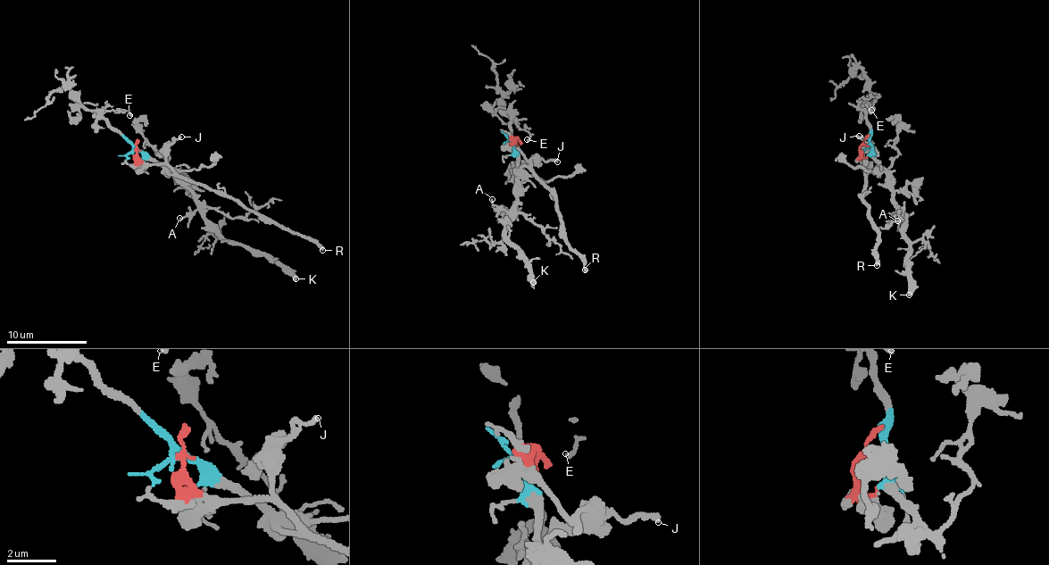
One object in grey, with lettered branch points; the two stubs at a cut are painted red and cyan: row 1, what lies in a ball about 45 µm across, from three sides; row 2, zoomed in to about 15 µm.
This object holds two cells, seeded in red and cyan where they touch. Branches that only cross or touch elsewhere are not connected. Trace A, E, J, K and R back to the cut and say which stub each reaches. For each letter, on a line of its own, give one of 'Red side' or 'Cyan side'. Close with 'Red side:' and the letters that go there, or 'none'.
A: Cyan side
E: Cyan side
J: Red side
K: Cyan side
R: Red side
Red side: J, R

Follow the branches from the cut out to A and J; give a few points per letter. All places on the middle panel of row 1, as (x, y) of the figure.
A: (513, 141), (517, 159), (514, 185), (518, 199), (507, 210), (493, 206), (492, 198)
J: (515, 141), (515, 138), (526, 158), (536, 157), (558, 162)

